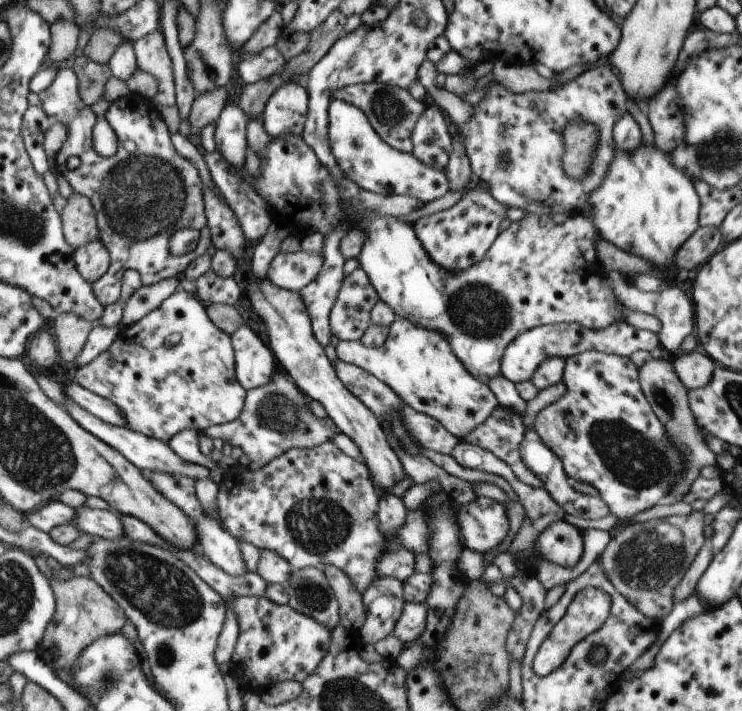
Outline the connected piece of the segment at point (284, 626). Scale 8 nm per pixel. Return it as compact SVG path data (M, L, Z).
M228 597L228 603L237 614L239 620L239 639L235 645L230 668L232 676L240 680L241 686L246 684L250 688L270 686L283 681L297 681L302 683L317 667L329 648L332 632L315 622L308 616L296 613L288 604L278 605L267 597Z

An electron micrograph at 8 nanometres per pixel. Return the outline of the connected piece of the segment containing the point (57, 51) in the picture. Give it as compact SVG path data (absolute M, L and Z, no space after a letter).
M59 18L50 24L51 44L47 54L48 62L62 62L74 55L78 47L78 37L81 33L73 21Z

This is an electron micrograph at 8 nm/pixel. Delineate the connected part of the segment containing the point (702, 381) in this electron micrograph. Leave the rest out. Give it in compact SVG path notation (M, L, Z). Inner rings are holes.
M701 349L682 354L674 364L677 378L688 391L707 386L717 367Z

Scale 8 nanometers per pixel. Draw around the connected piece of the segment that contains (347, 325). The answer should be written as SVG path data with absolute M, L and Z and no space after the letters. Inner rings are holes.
M358 268L345 276L334 306L329 315L329 328L331 335L340 341L353 342L362 339L364 332L371 324L372 308L379 302L378 294L369 282L364 270Z

